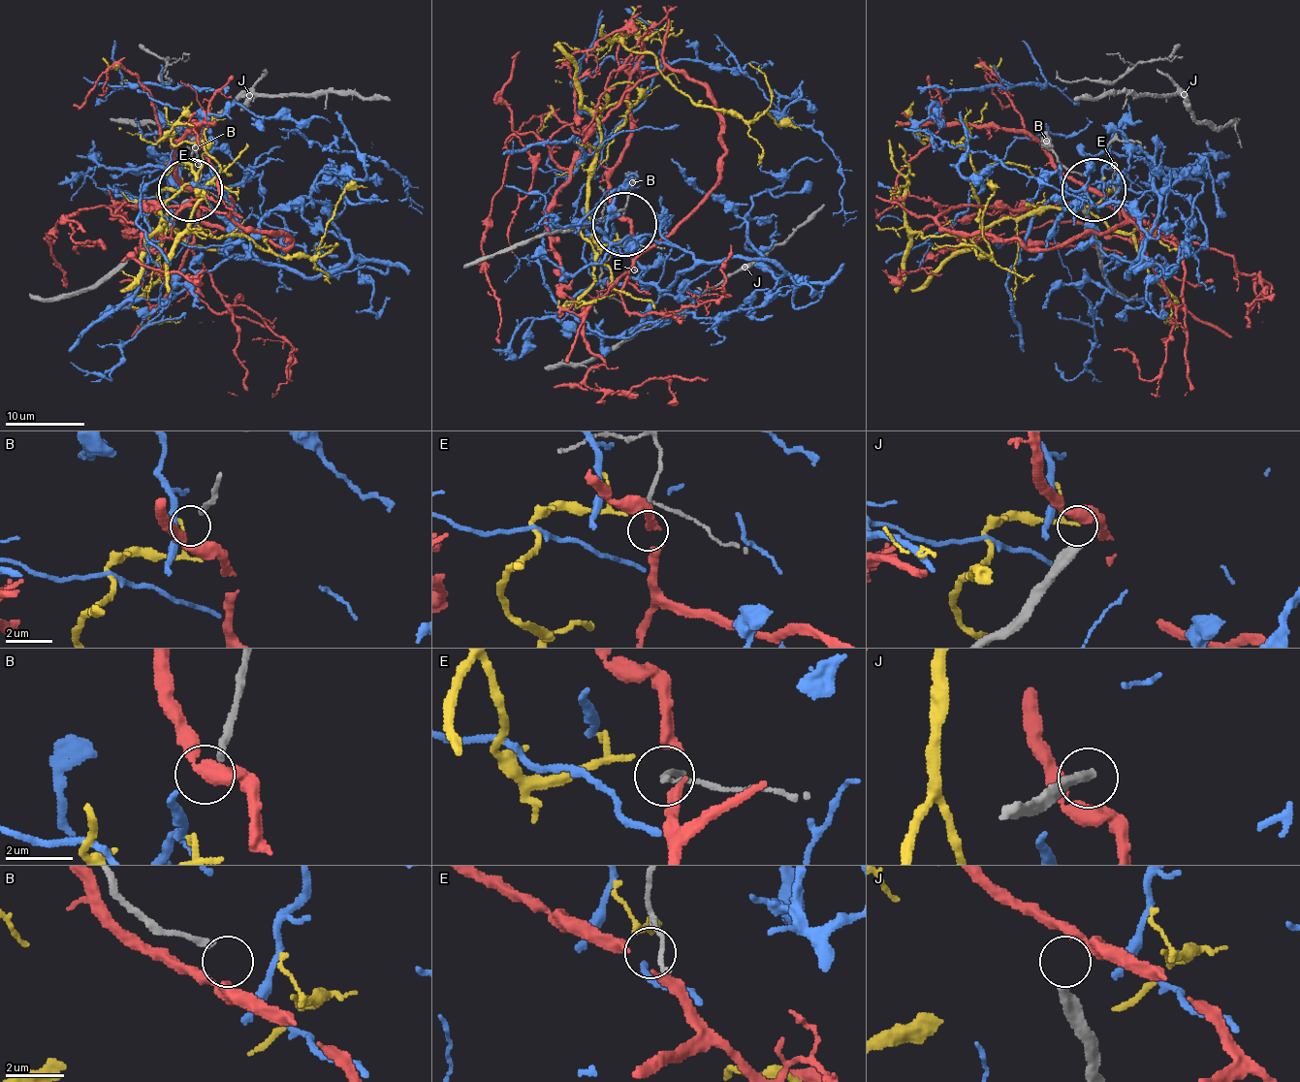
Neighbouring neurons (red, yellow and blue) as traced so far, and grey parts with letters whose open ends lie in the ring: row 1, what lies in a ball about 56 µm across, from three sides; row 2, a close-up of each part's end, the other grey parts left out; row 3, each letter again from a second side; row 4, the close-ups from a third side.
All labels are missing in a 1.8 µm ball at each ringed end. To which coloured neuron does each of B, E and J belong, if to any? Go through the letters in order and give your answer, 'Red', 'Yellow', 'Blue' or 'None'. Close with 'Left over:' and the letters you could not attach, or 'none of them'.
B: None
E: Red
J: None
Left over: B, J

